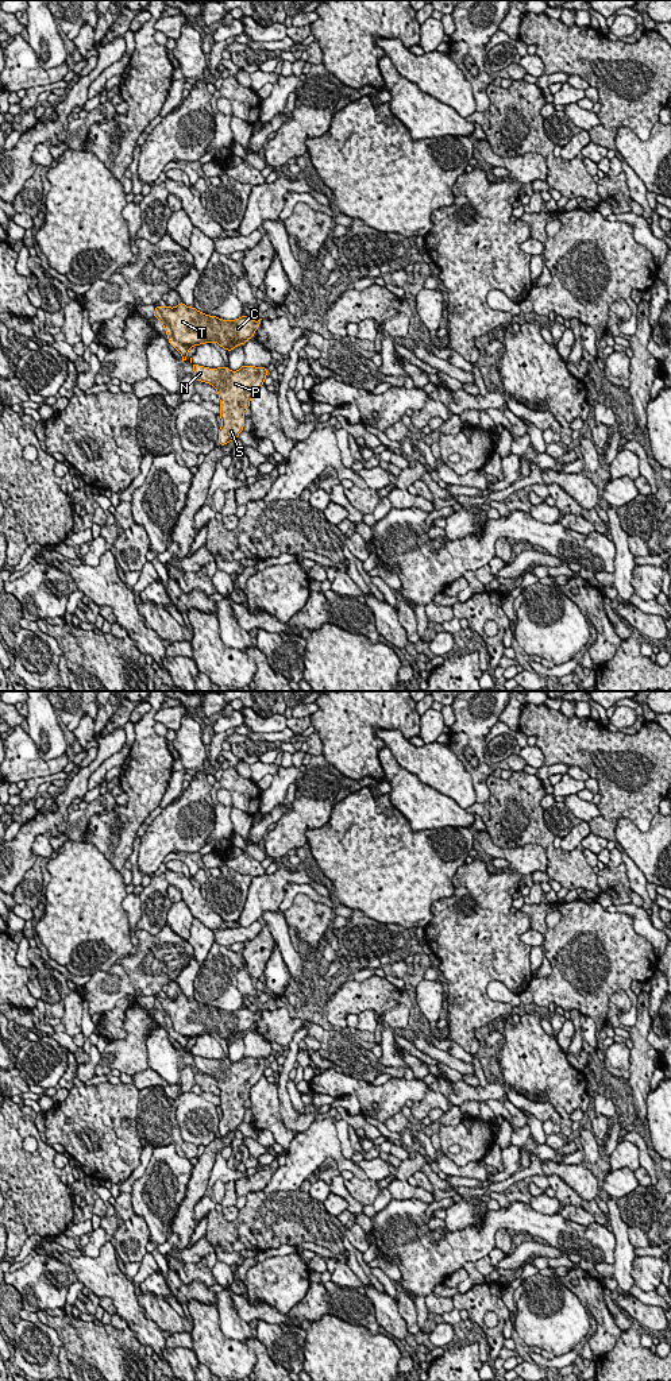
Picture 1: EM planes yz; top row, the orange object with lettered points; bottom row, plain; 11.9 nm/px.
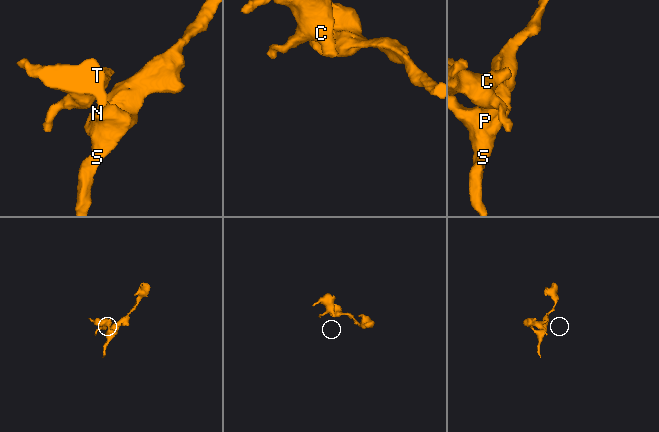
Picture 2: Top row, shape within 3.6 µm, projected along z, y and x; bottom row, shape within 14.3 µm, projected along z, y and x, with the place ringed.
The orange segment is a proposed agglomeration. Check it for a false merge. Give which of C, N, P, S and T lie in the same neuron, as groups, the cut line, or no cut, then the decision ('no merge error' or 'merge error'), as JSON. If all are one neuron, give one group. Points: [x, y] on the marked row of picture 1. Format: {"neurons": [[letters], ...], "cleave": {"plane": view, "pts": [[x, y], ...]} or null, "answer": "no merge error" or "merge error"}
{"neurons": [["C", "T"], ["N", "P", "S"]], "cleave": {"plane": "yz", "pts": [[164, 324], [172, 328], [172, 335], [178, 342], [189, 346]]}, "answer": "merge error"}

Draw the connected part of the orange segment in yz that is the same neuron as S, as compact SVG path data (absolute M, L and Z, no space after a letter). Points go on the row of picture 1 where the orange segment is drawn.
M190 358L190 363L193 366L194 370L194 378L197 381L201 382L207 382L209 385L212 385L219 394L220 398L220 417L223 421L223 425L219 429L219 443L220 445L225 445L228 441L235 440L238 437L238 435L243 431L243 425L244 425L244 410L247 408L250 408L250 400L251 397L259 390L259 387L263 385L265 378L267 375L267 369L265 367L254 367L254 366L242 366L238 371L231 371L230 367L219 367L219 369L208 369L208 367L203 367L203 366L197 366L192 362Z

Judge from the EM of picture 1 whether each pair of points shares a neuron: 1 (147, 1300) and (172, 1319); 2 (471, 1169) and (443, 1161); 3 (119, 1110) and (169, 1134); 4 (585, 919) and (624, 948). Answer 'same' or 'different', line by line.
1: same
2: same
3: different
4: same

